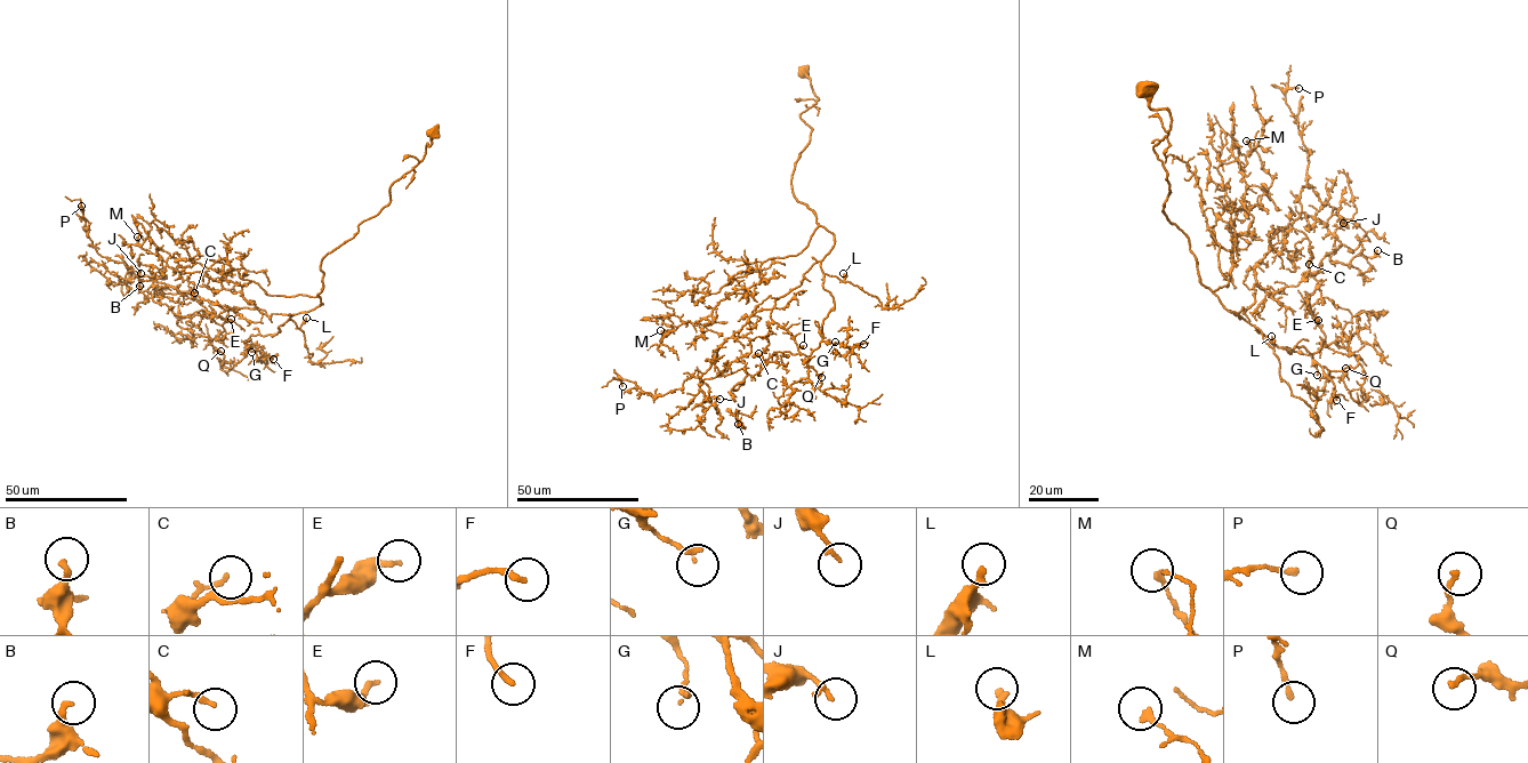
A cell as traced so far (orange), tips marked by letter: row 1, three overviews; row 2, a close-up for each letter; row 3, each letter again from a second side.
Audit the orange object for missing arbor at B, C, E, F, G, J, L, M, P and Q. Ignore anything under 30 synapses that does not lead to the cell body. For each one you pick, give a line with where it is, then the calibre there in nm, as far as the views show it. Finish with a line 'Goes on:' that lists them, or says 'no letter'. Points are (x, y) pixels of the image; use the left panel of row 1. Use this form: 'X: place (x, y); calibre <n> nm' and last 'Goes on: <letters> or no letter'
F: place (273, 359); calibre 190 nm
Goes on: F

